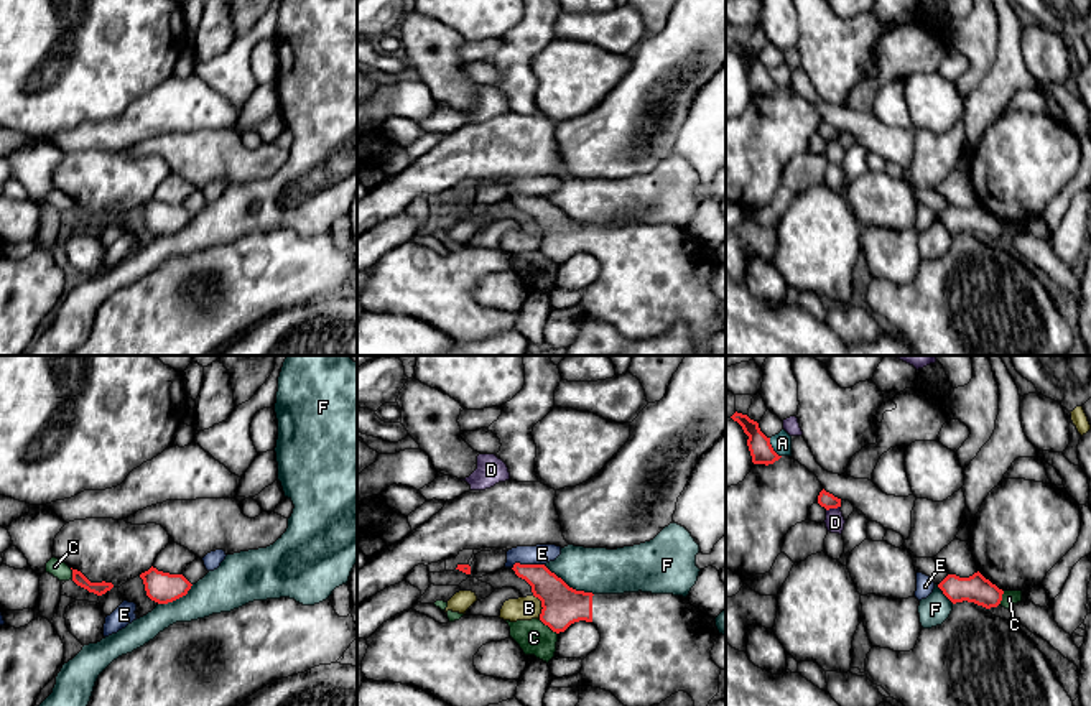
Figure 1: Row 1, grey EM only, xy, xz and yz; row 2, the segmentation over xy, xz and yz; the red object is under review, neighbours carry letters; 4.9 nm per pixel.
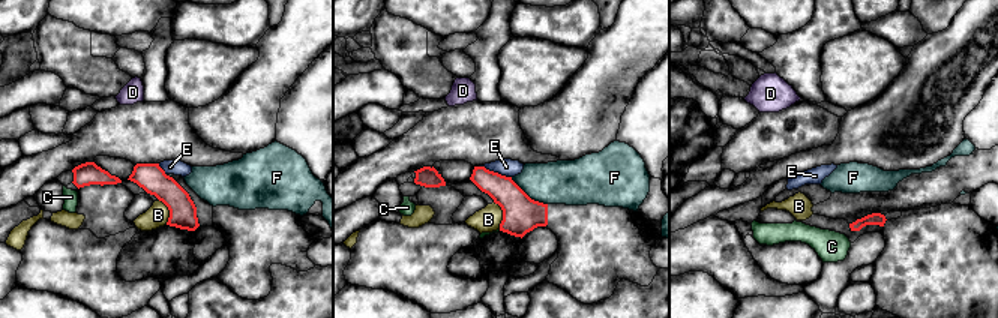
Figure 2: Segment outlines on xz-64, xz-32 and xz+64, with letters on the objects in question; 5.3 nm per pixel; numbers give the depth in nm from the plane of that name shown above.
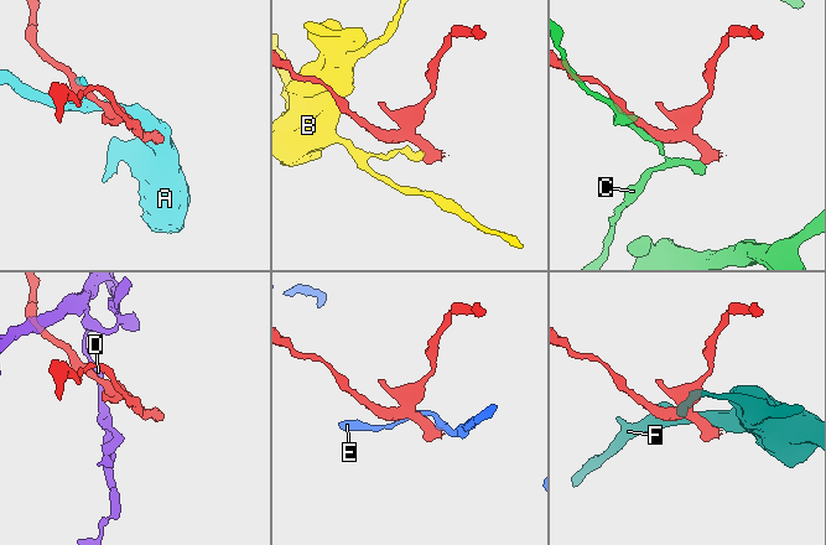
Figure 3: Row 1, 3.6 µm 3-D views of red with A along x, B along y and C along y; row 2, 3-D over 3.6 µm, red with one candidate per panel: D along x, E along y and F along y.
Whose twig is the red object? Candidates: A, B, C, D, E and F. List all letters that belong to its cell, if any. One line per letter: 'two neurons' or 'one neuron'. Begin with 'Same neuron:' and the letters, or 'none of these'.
Same neuron: none of these
A: two neurons
B: two neurons
C: two neurons
D: two neurons
E: two neurons
F: two neurons

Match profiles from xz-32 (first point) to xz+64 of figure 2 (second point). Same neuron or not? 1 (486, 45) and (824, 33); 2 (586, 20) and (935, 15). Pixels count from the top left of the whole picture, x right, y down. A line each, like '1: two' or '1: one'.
1: one
2: two

